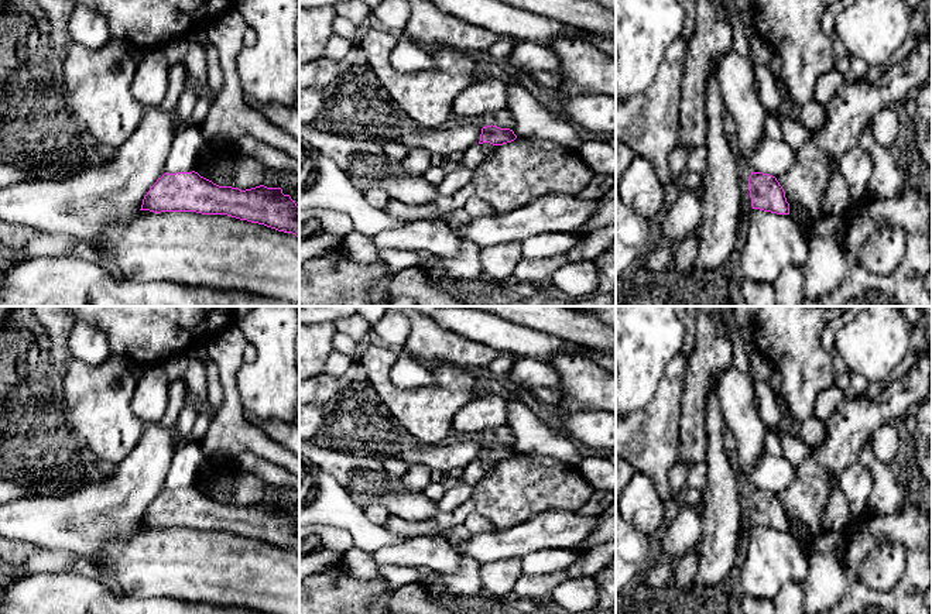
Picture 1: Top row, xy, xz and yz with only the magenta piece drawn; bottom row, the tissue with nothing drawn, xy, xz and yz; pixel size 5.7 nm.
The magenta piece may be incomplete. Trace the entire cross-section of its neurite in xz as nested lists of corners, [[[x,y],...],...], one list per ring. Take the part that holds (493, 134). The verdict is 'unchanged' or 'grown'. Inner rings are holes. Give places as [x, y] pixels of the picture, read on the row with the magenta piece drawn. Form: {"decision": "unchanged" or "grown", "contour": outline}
{"decision": "unchanged", "contour": [[[491,124],[482,128],[479,144],[490,143],[493,145],[503,145],[503,144],[514,141],[515,138],[517,136],[514,134],[513,130],[500,128]]]}

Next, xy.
{"decision": "unchanged", "contour": [[[165,172],[150,188],[143,199],[140,210],[161,212],[196,212],[202,215],[227,215],[240,220],[264,224],[284,233],[299,237],[299,207],[281,188],[264,185],[241,191],[232,186],[219,186],[201,176],[198,172]]]}

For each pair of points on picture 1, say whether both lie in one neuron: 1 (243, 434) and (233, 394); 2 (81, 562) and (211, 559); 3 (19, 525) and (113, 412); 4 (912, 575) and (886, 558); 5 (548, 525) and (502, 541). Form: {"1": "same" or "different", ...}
{"1": "same", "2": "same", "3": "different", "4": "different", "5": "same"}

